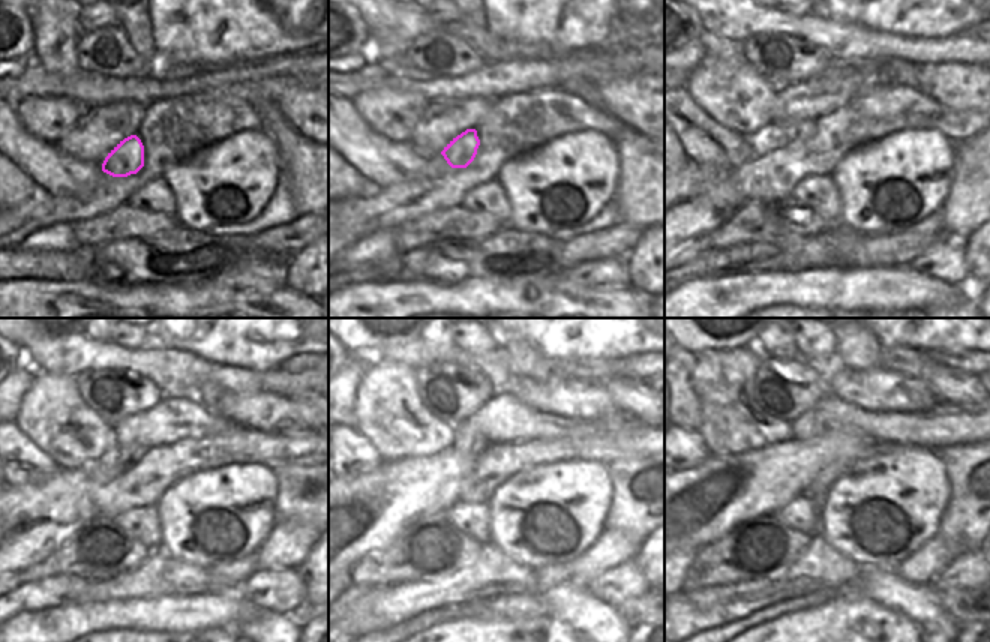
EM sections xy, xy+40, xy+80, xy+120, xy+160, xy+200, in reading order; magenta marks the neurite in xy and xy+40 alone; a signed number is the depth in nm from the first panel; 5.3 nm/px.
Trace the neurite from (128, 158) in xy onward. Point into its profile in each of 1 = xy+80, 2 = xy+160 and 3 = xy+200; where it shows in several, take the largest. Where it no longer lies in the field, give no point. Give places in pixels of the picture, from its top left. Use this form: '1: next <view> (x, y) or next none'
1: next xy+80 (803, 131)
2: next xy+160 (468, 440)
3: next xy+200 (809, 425)

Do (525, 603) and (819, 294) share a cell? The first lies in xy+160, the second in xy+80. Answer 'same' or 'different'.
same

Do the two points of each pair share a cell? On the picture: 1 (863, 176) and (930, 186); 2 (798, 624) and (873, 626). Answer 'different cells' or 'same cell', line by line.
1: same cell
2: same cell

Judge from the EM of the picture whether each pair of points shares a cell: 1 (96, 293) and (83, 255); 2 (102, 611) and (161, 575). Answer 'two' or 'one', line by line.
1: two
2: two

